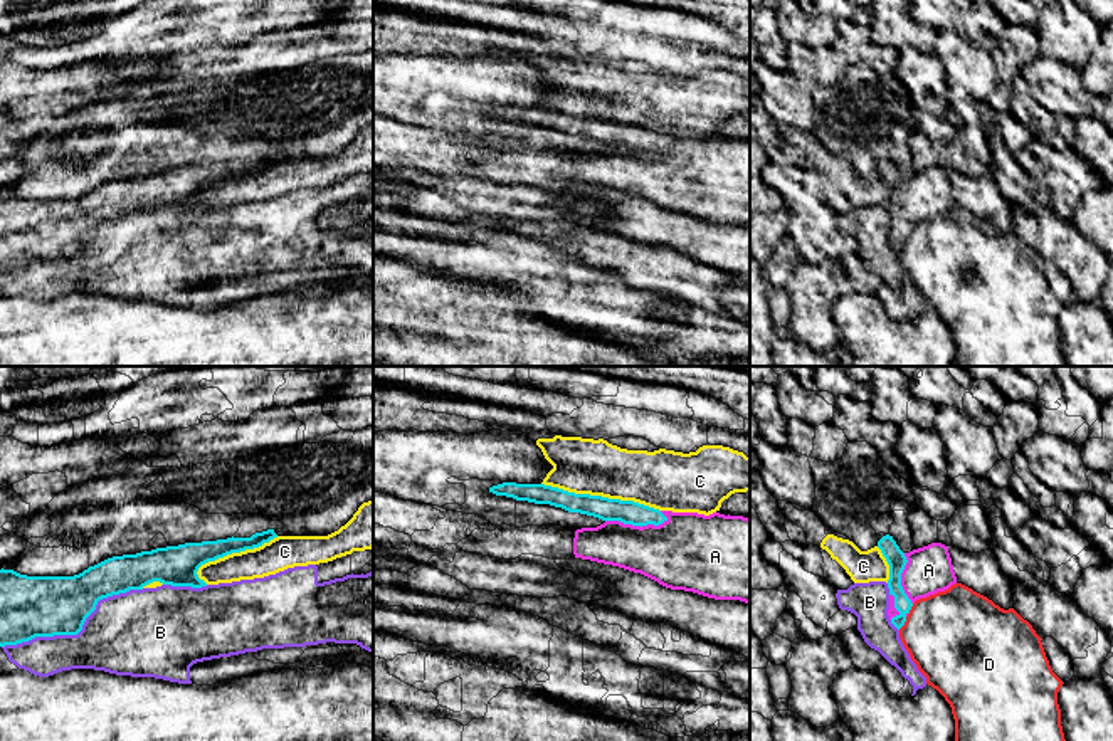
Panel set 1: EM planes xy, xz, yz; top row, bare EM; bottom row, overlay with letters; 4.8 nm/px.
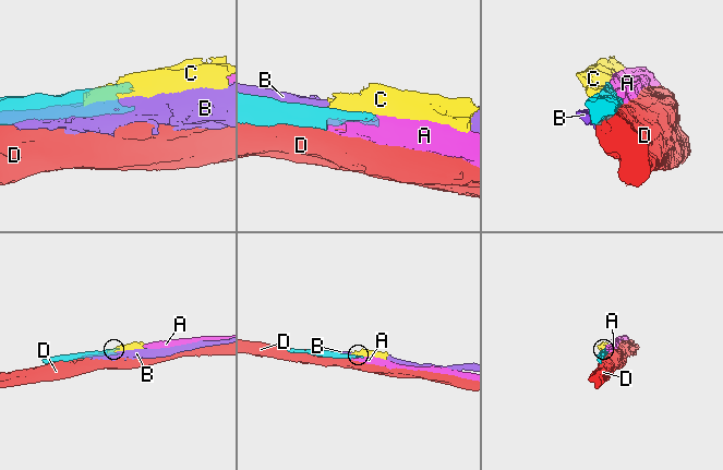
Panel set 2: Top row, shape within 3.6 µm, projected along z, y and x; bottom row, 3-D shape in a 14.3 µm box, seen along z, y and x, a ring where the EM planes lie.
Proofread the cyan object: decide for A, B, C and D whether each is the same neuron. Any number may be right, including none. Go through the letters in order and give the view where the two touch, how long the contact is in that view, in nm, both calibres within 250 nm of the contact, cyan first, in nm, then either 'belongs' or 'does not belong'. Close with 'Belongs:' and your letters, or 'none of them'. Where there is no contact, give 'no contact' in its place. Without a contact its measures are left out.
A: xz | 300 nm | 110/340 nm | belongs
B: xy | 750 nm | 280/400 nm | does not belong
C: xz | 600 nm | 110/280 nm | does not belong
D: yz | 80 nm | 80/440 nm | does not belong
Belongs: A

